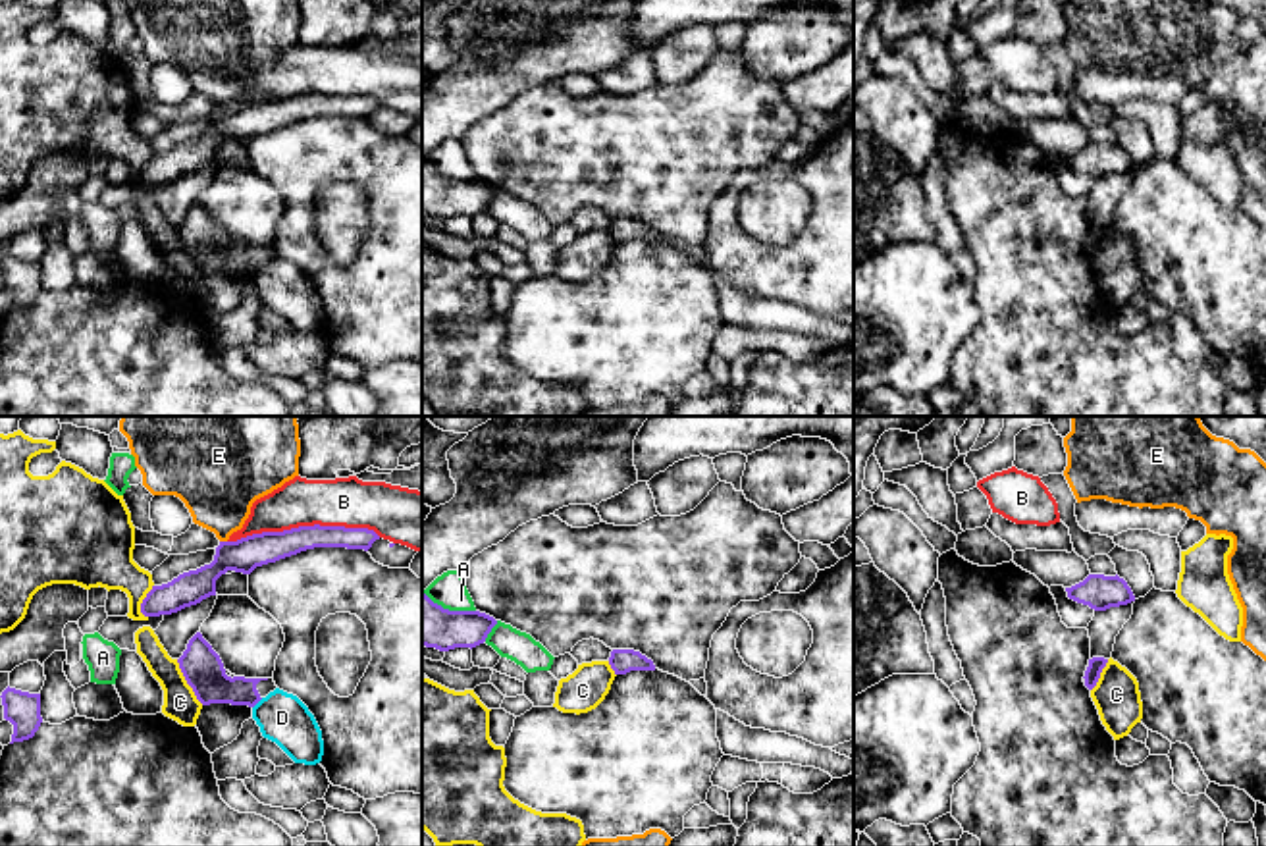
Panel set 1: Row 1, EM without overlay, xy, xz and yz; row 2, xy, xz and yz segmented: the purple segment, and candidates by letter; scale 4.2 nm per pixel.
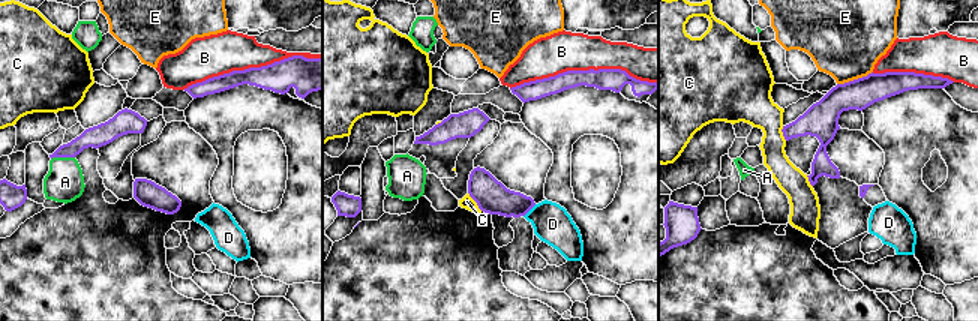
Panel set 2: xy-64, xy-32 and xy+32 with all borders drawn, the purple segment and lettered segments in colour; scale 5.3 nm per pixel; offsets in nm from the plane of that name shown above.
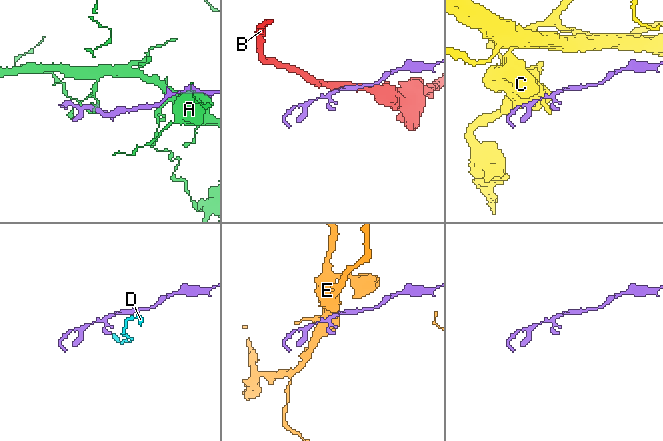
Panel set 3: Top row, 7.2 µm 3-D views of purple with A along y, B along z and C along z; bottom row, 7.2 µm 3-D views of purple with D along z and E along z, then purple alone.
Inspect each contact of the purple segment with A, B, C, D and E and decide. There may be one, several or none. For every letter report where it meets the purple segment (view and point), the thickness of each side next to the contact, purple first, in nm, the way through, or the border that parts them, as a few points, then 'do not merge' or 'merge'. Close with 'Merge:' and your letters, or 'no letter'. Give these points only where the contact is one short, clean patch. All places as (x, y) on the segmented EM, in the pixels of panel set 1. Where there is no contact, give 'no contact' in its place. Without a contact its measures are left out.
A: meets purple in xz at (490, 631); 180 nm thick on the purple side, 130 nm on the other; do not merge
B: meets purple in xy at (303, 527); 140 nm thick on the purple side, 200 nm on the other; do not merge
C: meets purple in xy at (187, 683); 170 nm thick on the purple side, 140 nm on the other; do not merge
D: meets purple in xy at (257, 702); 170 nm thick on the purple side, 200 nm on the other; border along xy (263, 698), (253, 708); do not merge
E: meets purple in xy at (224, 542); 140 nm thick on the purple side, 340 nm on the other; border along xy (220, 540), (226, 542); do not merge
Merge: no letter

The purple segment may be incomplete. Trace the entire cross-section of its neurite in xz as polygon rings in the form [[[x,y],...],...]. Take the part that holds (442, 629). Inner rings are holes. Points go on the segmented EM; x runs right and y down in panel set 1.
[[[422,592],[422,646],[449,651],[486,642],[497,621],[480,611],[449,611]]]

